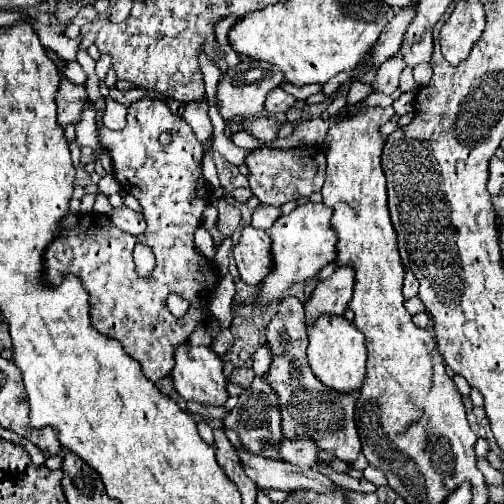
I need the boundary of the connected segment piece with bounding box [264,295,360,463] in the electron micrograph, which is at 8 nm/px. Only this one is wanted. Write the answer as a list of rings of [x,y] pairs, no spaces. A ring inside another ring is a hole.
[[[284,297],[278,307],[274,319],[266,327],[266,343],[272,355],[270,369],[264,373],[266,383],[278,397],[280,413],[282,413],[282,435],[286,439],[298,439],[300,435],[310,437],[322,451],[332,451],[336,459],[354,463],[360,453],[360,437],[354,421],[354,407],[358,393],[344,395],[320,383],[320,379],[312,373],[306,347],[306,321],[304,321],[304,305],[298,297]]]

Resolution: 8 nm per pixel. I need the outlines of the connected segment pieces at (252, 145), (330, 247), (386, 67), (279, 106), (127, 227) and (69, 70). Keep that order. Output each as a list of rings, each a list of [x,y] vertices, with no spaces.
[[[240,131],[240,133],[232,135],[232,141],[234,141],[238,147],[242,147],[242,149],[258,149],[258,147],[266,145],[264,141],[254,139],[254,137],[252,137],[252,135],[248,135],[246,131]]]
[[[304,203],[304,205],[298,205],[290,215],[282,215],[276,219],[276,223],[270,227],[274,269],[268,275],[268,279],[260,283],[260,297],[258,297],[260,307],[264,307],[268,301],[282,299],[294,283],[302,283],[318,277],[322,267],[336,261],[338,239],[330,225],[330,217],[332,217],[332,209],[328,205]]]
[[[398,51],[394,57],[390,57],[386,63],[382,63],[382,65],[378,67],[376,79],[374,79],[374,83],[372,83],[374,91],[392,95],[394,89],[398,87],[398,79],[400,79],[400,73],[402,73],[404,67],[406,67],[406,63],[404,63],[404,59],[402,59],[402,53]]]
[[[280,87],[272,89],[268,95],[266,95],[266,101],[264,101],[264,111],[268,111],[270,115],[276,115],[276,113],[284,113],[286,109],[290,109],[294,105],[294,97],[288,95],[286,91],[282,91]]]
[[[118,207],[118,209],[112,209],[110,213],[110,221],[122,229],[124,233],[130,233],[134,237],[140,237],[144,233],[144,217],[138,213],[138,211],[132,211],[128,207]]]
[[[74,61],[74,63],[68,63],[68,65],[64,67],[64,77],[70,79],[72,83],[78,83],[78,85],[84,85],[86,79],[88,79],[88,75],[84,73],[84,69],[82,69],[76,61]]]

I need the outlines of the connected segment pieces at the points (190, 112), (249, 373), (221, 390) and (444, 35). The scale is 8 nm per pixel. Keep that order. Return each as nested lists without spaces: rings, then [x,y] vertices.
[[[202,99],[202,101],[186,103],[182,119],[192,127],[192,131],[196,133],[196,139],[206,145],[212,135],[212,123],[208,117],[208,101]]]
[[[246,365],[236,367],[232,371],[232,375],[230,375],[230,383],[236,383],[240,387],[250,387],[252,381],[254,381],[254,371],[250,367],[246,367]]]
[[[188,343],[180,345],[180,349],[176,351],[176,367],[172,371],[172,381],[174,381],[174,389],[186,401],[222,407],[228,399],[226,377],[222,375],[222,359],[218,359],[210,347],[190,347]]]
[[[460,1],[440,29],[440,47],[448,63],[462,63],[474,43],[480,39],[486,23],[484,5],[480,1]]]

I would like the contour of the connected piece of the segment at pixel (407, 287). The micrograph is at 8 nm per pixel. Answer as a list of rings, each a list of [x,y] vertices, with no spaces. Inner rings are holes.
[[[406,271],[404,273],[404,299],[410,299],[414,295],[418,295],[418,283],[416,283],[414,275],[410,271]]]

